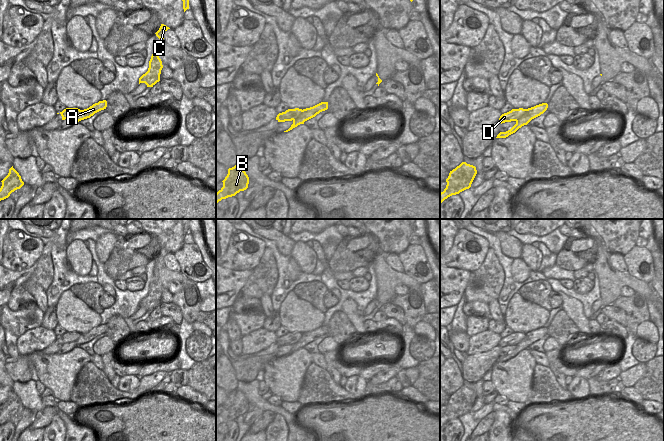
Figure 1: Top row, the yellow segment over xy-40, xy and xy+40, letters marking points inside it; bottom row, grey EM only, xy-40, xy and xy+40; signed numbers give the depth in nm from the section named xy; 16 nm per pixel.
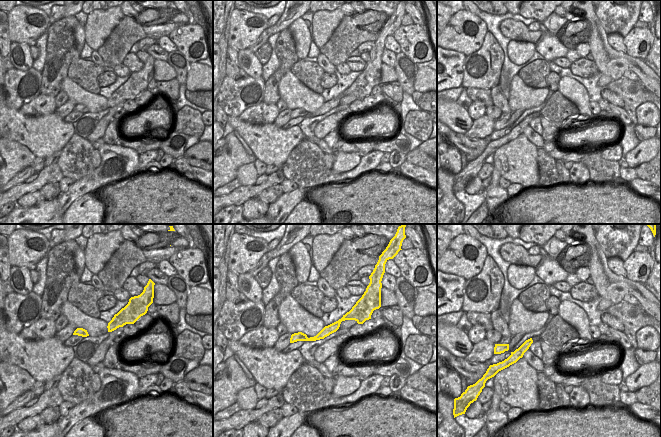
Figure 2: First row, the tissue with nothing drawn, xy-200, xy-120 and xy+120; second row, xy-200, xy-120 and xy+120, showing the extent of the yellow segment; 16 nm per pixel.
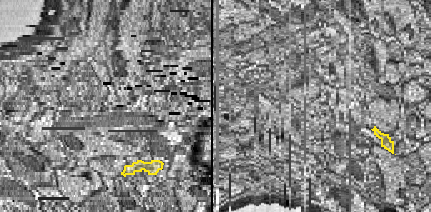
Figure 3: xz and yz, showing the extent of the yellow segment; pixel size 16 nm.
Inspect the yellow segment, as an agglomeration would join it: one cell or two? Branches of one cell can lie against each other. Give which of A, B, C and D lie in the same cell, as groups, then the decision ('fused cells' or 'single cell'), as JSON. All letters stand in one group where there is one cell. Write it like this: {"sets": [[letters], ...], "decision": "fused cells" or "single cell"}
{"sets": [["A", "B", "C"], ["D"]], "decision": "fused cells"}

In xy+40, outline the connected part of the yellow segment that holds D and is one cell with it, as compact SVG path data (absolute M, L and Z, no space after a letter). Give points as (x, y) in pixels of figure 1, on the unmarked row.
M519 332L519 333L512 333L511 335L504 337L500 340L499 346L511 346L519 344L525 337L527 333Z

